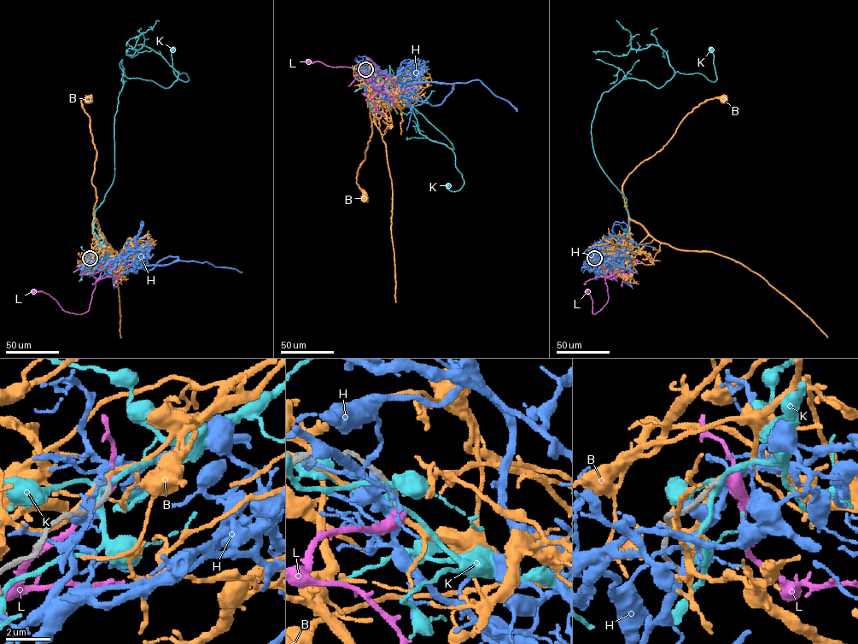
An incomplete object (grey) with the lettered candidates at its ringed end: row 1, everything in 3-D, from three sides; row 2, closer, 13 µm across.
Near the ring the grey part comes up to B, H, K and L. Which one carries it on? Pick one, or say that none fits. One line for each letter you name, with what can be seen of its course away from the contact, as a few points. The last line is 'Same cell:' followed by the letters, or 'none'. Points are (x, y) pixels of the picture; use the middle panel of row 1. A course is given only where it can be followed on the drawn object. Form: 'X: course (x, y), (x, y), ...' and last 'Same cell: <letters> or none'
L: course (365, 69), (357, 74), (366, 73), (371, 79), (367, 83), (363, 73), (354, 68), (308, 61)
Same cell: L

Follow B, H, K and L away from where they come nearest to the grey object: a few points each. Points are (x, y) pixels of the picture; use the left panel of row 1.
B: (90, 258), (100, 244), (92, 229), (96, 200), (91, 178), (96, 150), (90, 118), (81, 100), (89, 100)
H: (90, 258), (89, 263), (116, 260), (141, 265), (166, 265), (179, 260), (207, 262), (242, 272)
K: (90, 258), (102, 249), (93, 225), (114, 177), (123, 77), (187, 81), (172, 50)
L: (90, 258), (83, 266), (82, 272), (96, 279), (86, 312), (75, 314), (65, 312), (49, 295), (33, 291)

